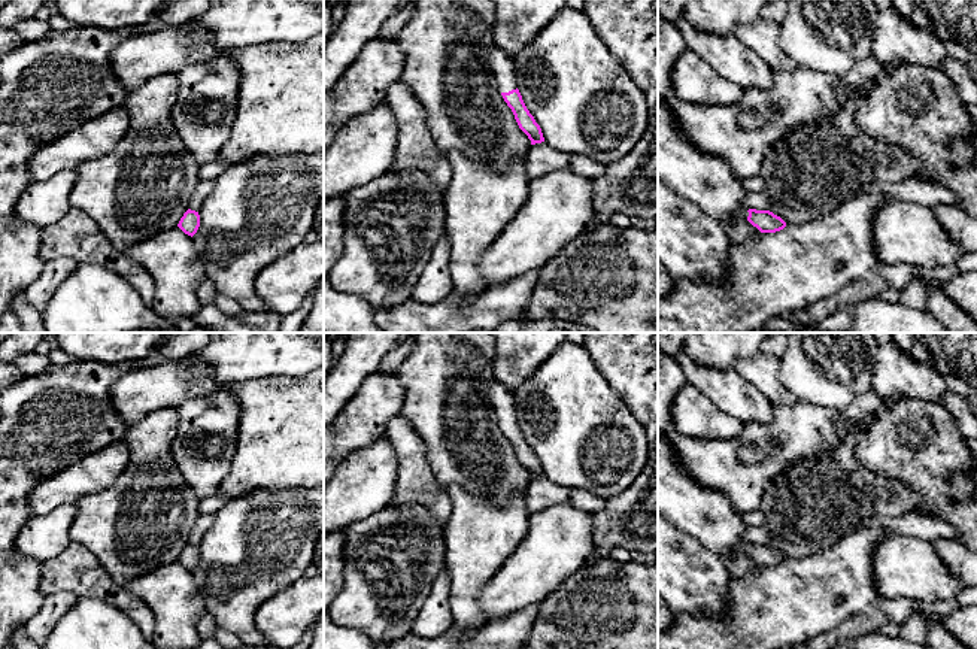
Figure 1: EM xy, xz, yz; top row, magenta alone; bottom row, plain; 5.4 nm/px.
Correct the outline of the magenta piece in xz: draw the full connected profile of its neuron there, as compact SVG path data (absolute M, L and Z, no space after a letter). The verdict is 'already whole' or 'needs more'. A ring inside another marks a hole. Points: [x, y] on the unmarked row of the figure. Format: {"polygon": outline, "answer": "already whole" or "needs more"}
{"polygon": "M494 373L483 379L489 400L497 412L500 427L512 443L519 463L528 470L531 479L544 476L540 460L527 443L522 430L518 424L516 406L513 392L510 392Z", "answer": "needs more"}

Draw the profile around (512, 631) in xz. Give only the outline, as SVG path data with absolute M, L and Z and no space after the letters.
M531 604L503 619L488 622L477 633L446 633L439 639L422 639L415 634L383 642L374 649L522 649L528 640L540 604Z

